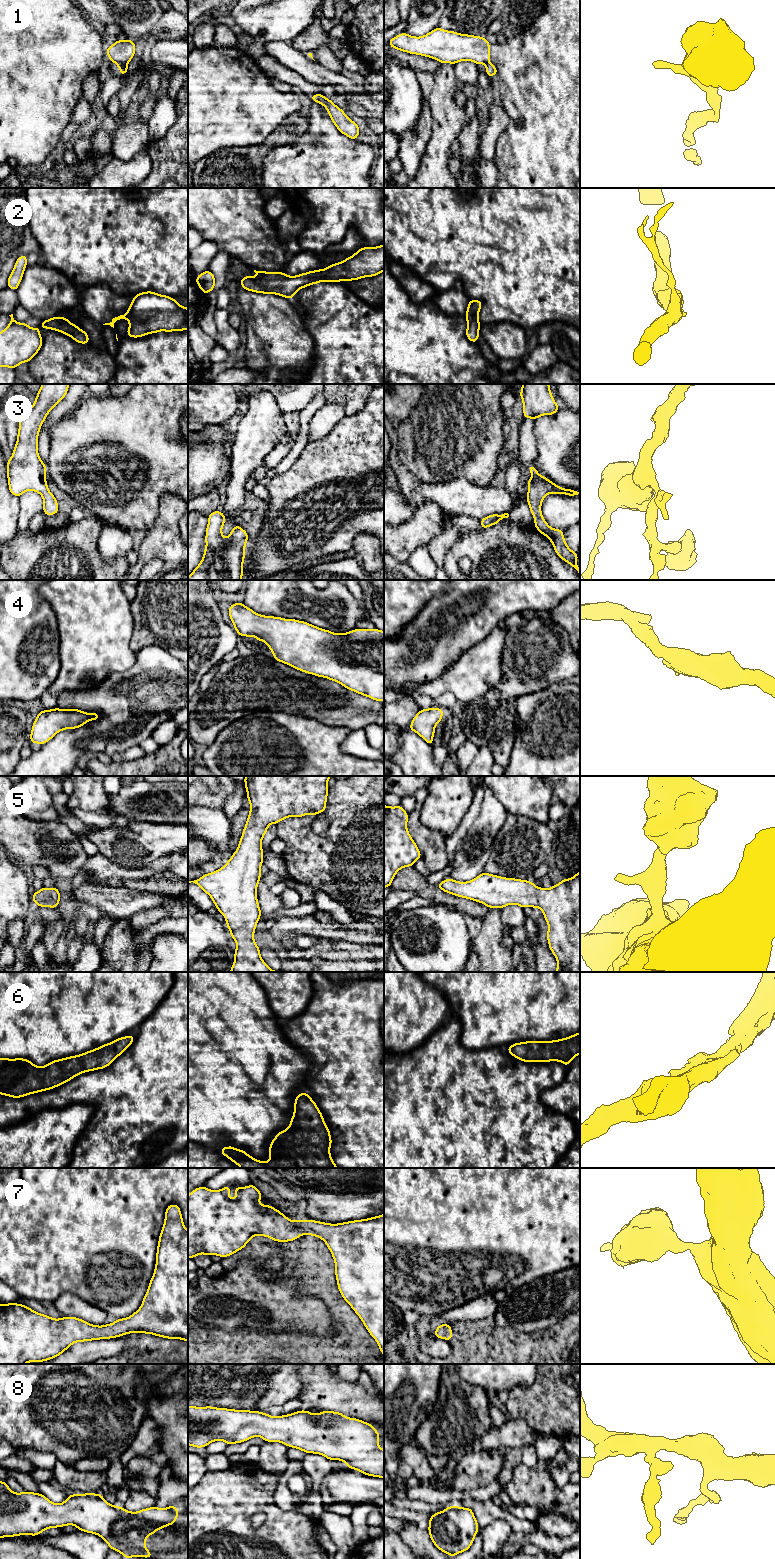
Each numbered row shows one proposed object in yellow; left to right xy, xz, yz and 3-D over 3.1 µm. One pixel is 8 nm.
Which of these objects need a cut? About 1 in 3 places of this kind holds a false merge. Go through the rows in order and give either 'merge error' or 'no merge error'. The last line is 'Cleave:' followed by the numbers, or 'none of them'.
1: merge error
2: no merge error
3: no merge error
4: no merge error
5: no merge error
6: no merge error
7: no merge error
8: no merge error
Cleave: 1

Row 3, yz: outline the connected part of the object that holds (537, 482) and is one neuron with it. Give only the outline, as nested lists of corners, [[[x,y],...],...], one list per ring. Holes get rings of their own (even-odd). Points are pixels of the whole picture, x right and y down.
[[[533,464],[528,466],[528,469],[532,477],[527,481],[528,493],[526,497],[531,514],[534,516],[535,528],[551,541],[556,554],[569,563],[580,576],[580,569],[577,565],[578,553],[573,552],[566,544],[563,530],[551,528],[541,513],[541,504],[547,494],[577,496],[580,495],[580,491],[565,489],[554,484],[548,478],[541,476]]]

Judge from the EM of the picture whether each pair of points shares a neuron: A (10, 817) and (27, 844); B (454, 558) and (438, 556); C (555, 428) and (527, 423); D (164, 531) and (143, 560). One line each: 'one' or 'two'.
A: one
B: two
C: two
D: one

